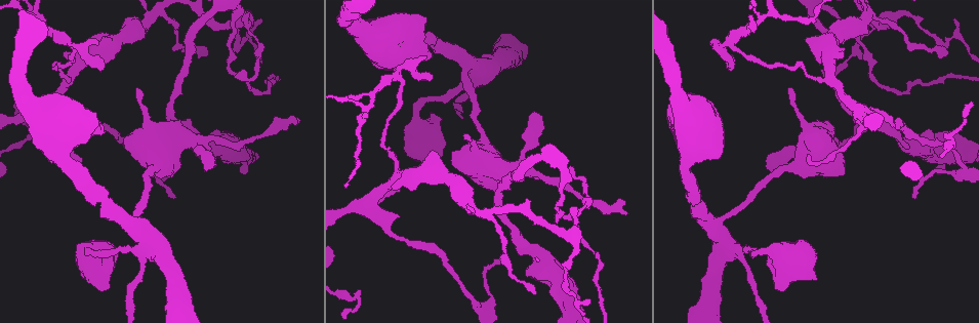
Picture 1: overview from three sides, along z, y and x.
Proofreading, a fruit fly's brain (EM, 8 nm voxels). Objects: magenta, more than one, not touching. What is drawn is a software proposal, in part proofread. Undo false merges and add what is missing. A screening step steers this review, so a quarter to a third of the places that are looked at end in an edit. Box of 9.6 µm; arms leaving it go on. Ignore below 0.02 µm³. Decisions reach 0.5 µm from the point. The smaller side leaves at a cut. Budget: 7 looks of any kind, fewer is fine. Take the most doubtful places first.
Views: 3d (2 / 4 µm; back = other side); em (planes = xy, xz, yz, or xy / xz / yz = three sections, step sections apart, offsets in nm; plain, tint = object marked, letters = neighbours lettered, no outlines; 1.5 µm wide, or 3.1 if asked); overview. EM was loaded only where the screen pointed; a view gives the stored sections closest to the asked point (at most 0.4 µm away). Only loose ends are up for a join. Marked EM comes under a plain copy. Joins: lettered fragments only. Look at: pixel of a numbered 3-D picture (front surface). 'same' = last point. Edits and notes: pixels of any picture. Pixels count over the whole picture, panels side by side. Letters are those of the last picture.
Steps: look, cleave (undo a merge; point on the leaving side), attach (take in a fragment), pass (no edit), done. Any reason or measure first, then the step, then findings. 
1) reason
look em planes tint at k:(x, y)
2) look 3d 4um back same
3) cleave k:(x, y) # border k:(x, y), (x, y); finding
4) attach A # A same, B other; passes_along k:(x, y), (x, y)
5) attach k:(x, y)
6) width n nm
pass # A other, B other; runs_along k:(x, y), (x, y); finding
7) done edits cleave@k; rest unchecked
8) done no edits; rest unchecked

tapers out
look em xy step 8 letters at 1:(136, 90)

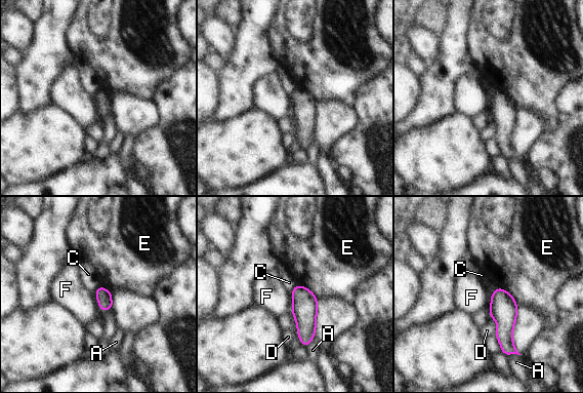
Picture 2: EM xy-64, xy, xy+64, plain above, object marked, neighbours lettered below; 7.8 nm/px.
look em planes letters same

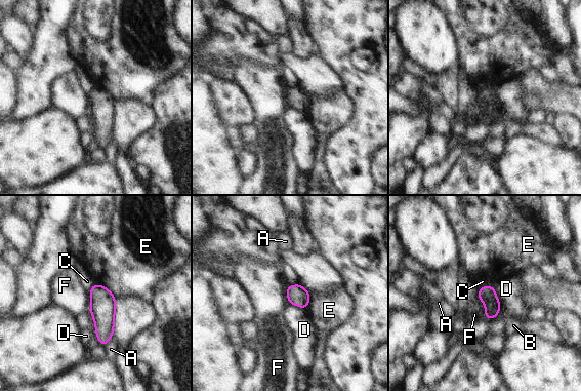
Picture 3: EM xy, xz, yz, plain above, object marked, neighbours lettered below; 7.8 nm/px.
pass # A other, B other, C other, D other, E other, F other; border 3:(88, 290), (91, 313); none of them fits

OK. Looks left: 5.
branch stops here
look em planes letters at 1:(727, 67)

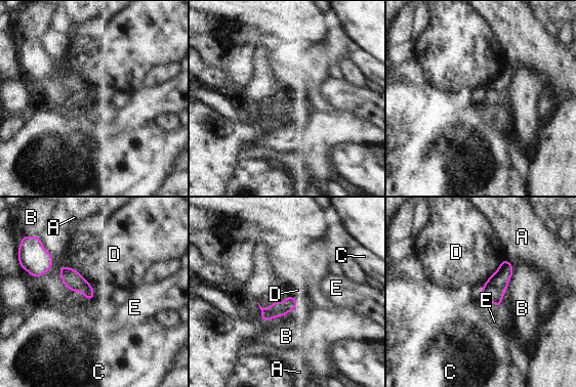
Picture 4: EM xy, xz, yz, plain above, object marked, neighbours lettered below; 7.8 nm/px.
longest_contact D 380 nm
pass # A other, B other, C other, D other, E other; border 4:(63, 264), (91, 286), (94, 299); none of them fits

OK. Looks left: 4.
branch stops here
look em yz step 8 tint at 1:(108, 287)

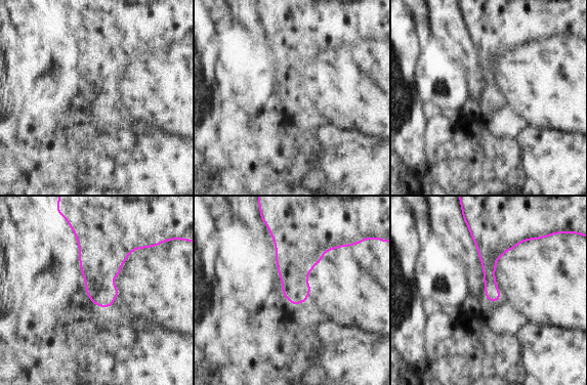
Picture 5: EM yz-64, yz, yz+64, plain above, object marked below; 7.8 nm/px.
look em yz step 8 letters same

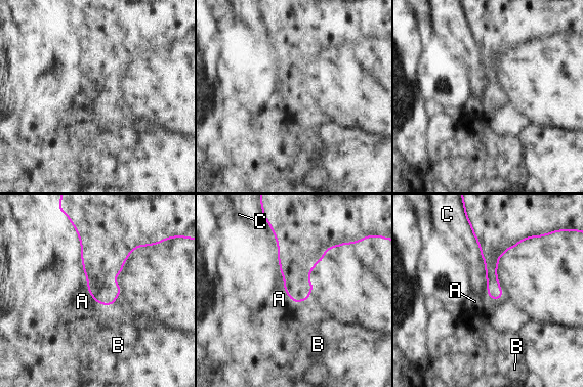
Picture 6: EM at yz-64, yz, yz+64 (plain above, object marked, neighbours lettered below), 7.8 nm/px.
pass # A other, B other, C other; border 6:(469, 225), (494, 299); none of them fits

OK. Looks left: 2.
done no edits; rest unchecked

